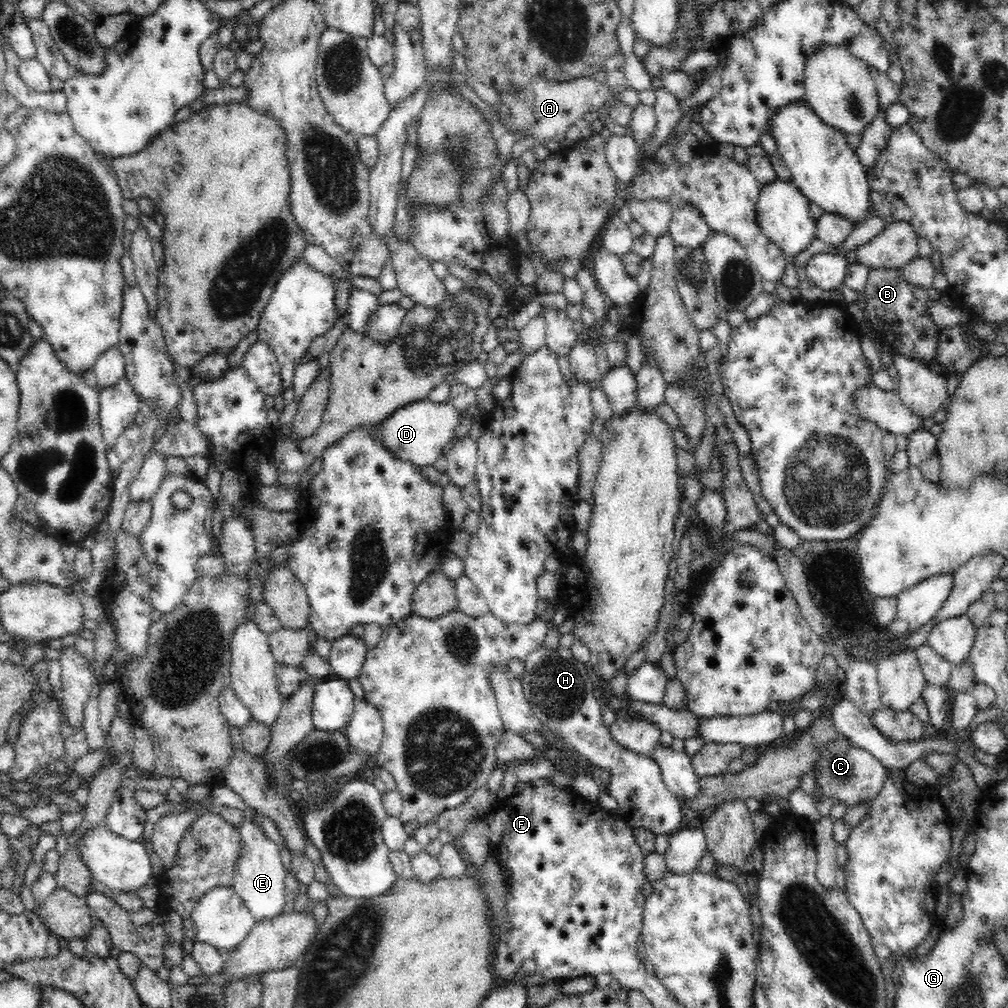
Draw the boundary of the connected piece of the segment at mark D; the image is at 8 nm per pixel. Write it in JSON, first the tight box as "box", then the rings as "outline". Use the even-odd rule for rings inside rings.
{"box":[374,398,465,467],"outline":[[[428,398],[396,409],[392,416],[374,425],[378,443],[394,457],[416,467],[432,466],[441,456],[442,448],[454,440],[454,432],[465,415],[456,411],[450,402],[435,404]]]}

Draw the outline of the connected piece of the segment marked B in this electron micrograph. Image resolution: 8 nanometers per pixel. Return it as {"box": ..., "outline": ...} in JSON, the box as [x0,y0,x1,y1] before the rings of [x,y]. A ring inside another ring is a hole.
{"box":[863,269,939,365],"outline":[[[871,269],[863,291],[867,298],[865,314],[871,326],[881,332],[894,351],[927,365],[935,361],[939,329],[928,313],[928,290],[908,284],[900,269]]]}

